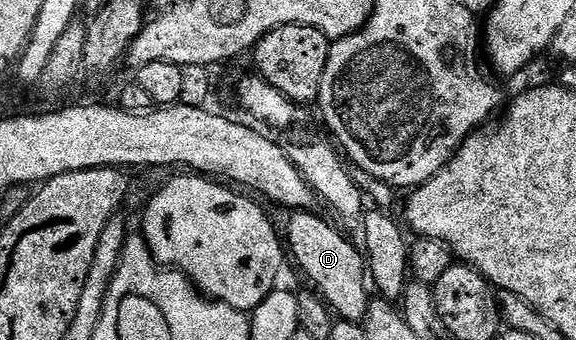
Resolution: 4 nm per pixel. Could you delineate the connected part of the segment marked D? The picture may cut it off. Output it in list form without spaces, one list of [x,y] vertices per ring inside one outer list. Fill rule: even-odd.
[[[297,212],[290,217],[293,219],[285,230],[286,235],[284,234],[287,239],[288,253],[289,250],[293,253],[298,268],[309,277],[308,285],[320,294],[321,299],[328,304],[340,321],[364,323],[371,301],[365,259],[359,253],[358,247],[356,250],[335,227],[328,226],[323,219],[309,213]],[[287,237],[289,237],[289,242]]]

